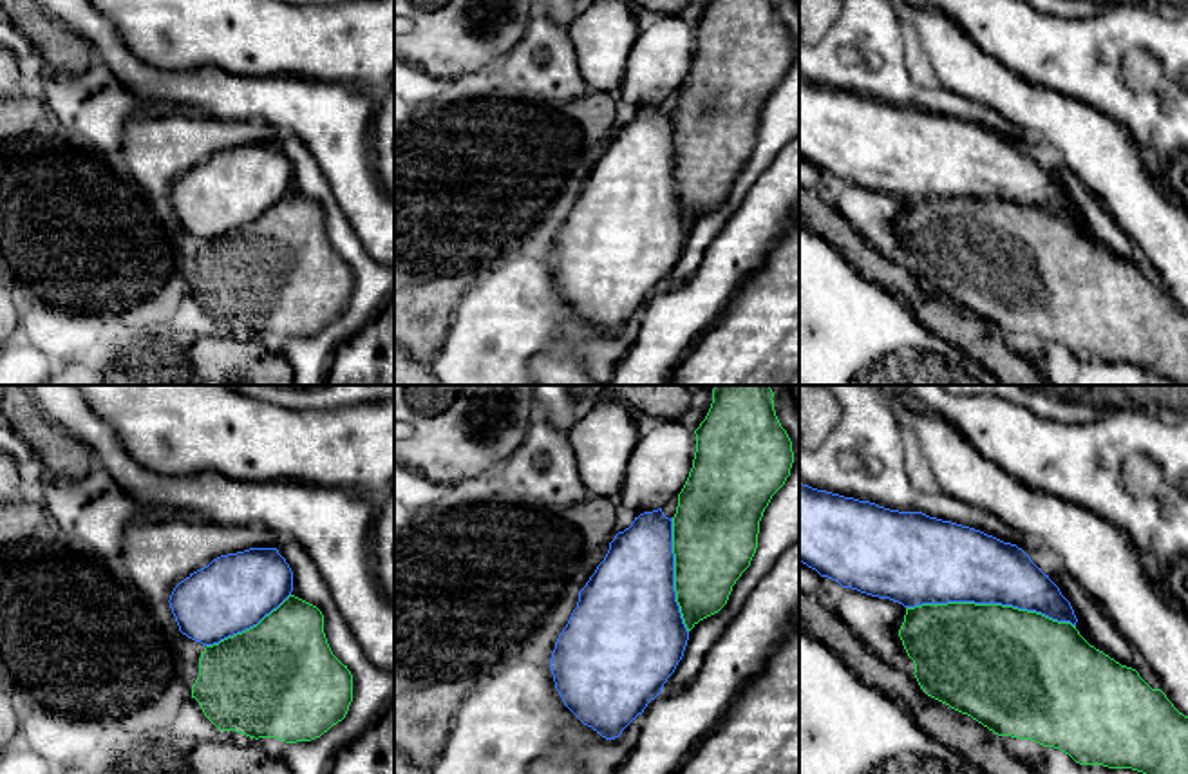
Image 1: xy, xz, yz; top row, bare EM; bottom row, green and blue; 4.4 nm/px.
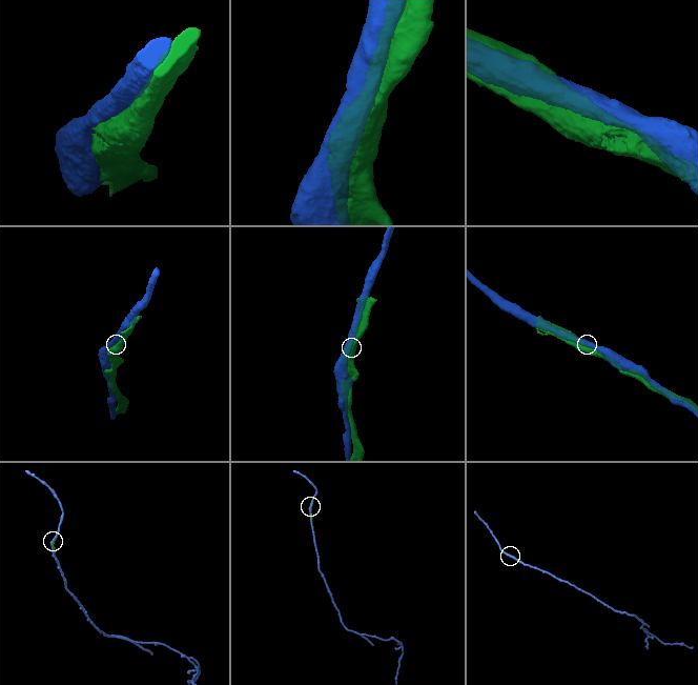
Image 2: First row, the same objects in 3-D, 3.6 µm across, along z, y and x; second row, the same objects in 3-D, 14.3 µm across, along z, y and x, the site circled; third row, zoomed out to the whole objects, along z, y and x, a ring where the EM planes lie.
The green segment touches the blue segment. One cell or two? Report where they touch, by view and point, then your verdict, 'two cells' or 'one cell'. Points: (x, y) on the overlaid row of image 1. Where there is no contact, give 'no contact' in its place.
meets green in yz at (991, 604); two cells

